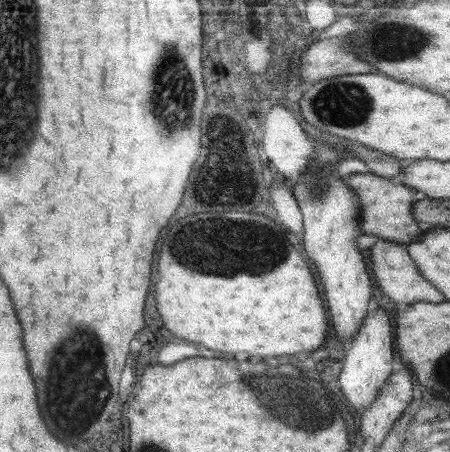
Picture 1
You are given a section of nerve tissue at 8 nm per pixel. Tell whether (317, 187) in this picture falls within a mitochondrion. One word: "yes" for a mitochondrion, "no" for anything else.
yes

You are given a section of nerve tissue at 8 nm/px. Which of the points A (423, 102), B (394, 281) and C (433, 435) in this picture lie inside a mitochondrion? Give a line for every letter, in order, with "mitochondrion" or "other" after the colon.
A: other
B: other
C: mitochondrion

